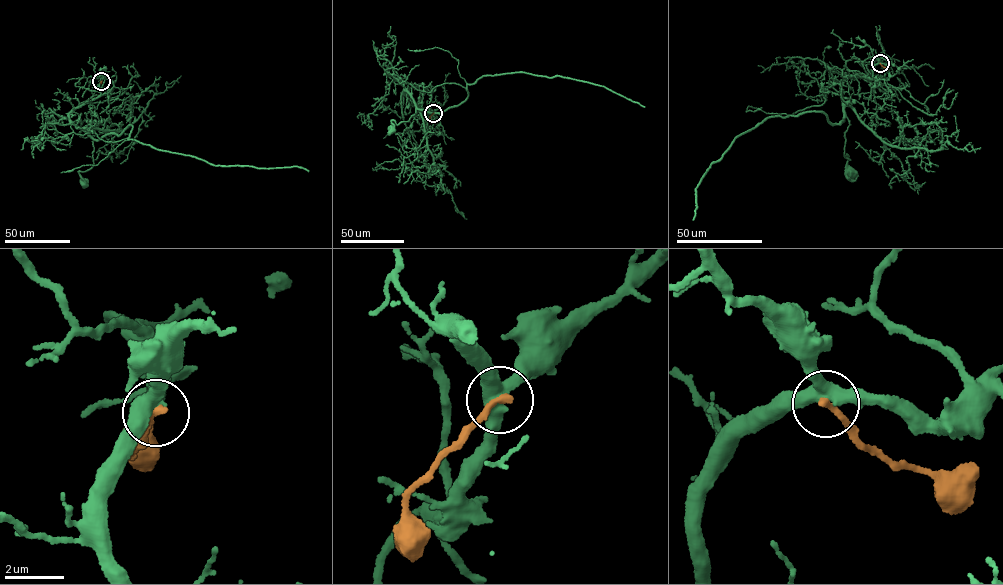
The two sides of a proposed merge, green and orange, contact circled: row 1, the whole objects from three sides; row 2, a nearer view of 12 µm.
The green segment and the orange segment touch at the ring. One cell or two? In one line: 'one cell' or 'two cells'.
two cells

